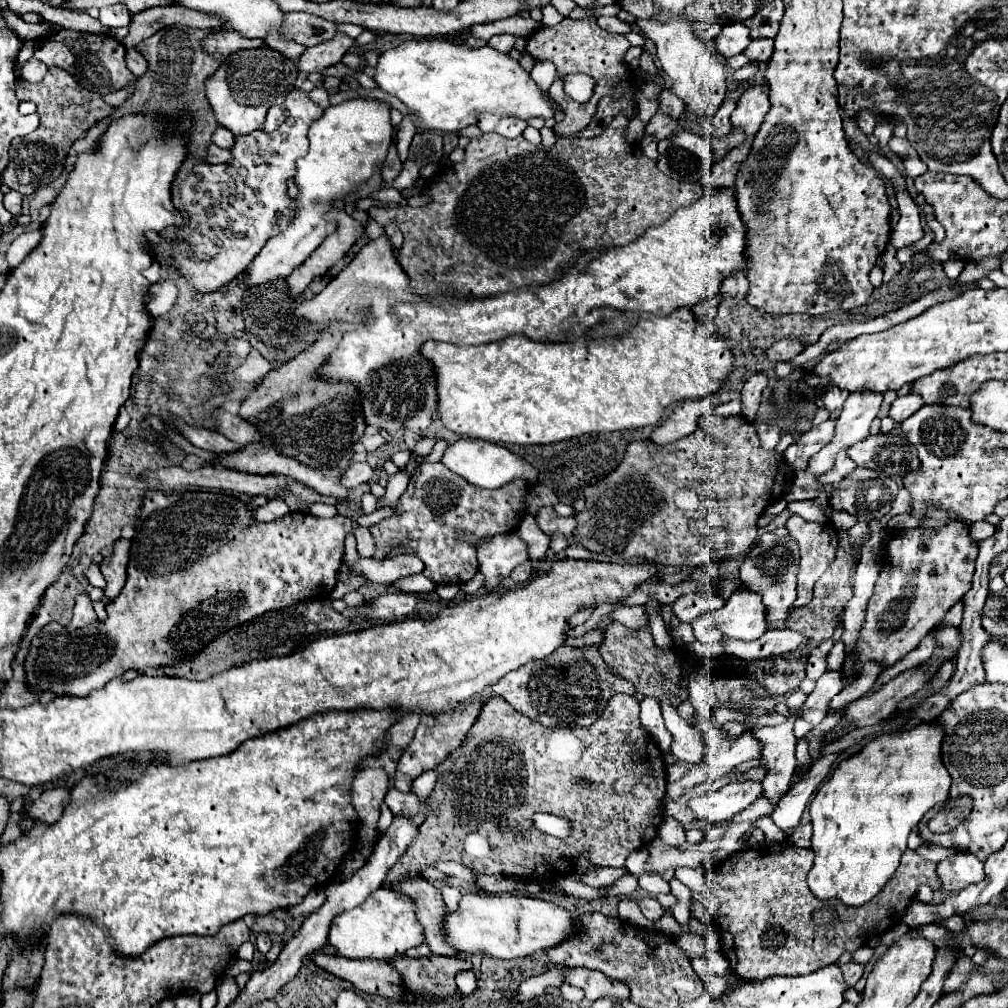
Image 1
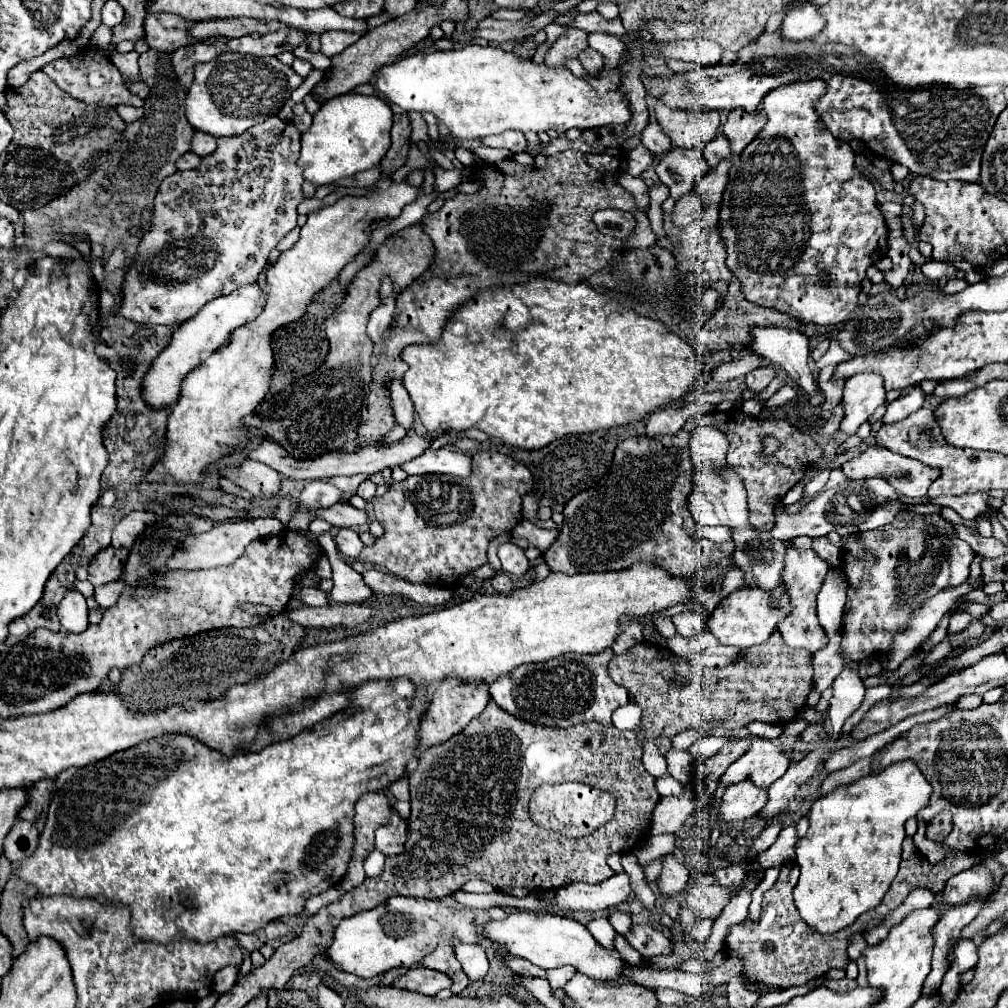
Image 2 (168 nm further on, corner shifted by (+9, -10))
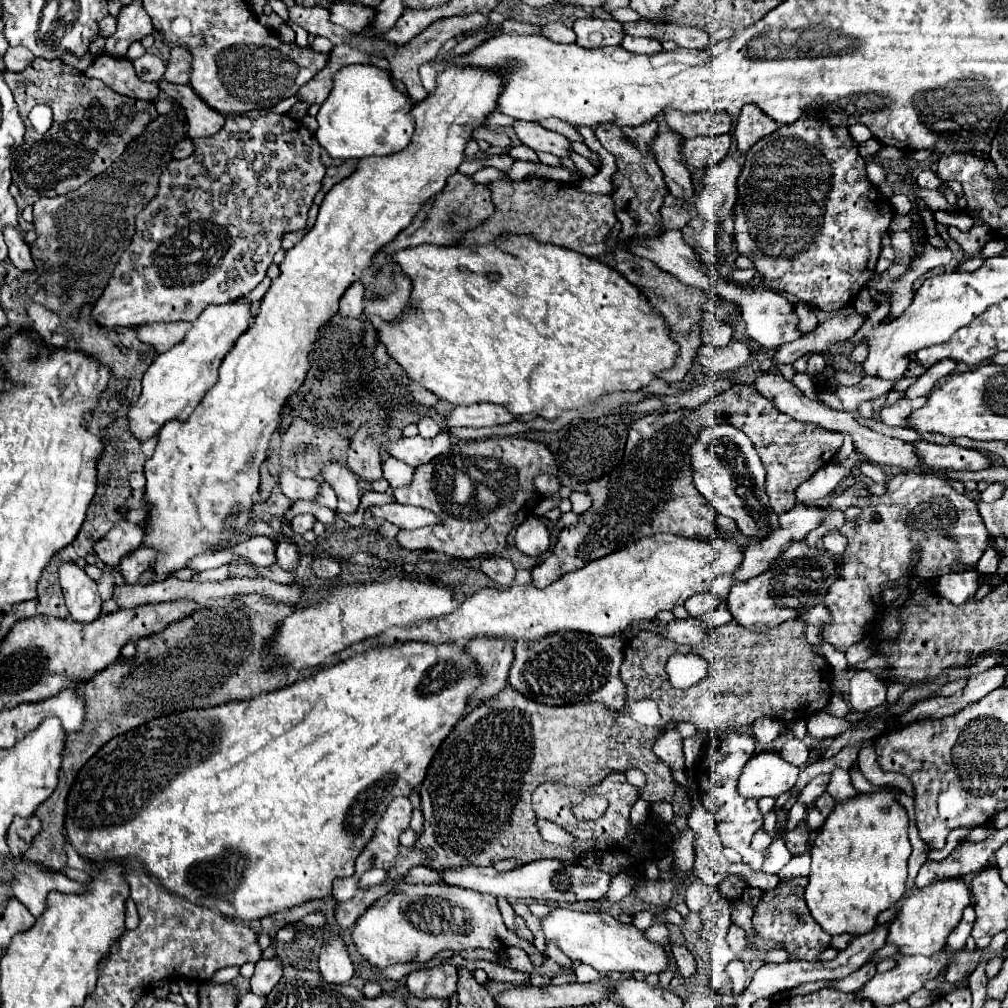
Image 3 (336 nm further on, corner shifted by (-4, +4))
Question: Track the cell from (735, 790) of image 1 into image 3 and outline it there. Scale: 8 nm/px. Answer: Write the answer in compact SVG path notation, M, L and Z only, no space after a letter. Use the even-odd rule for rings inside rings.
M762 751L746 763L738 781L738 791L752 799L776 799L796 785L798 773L800 769L786 763L776 751Z

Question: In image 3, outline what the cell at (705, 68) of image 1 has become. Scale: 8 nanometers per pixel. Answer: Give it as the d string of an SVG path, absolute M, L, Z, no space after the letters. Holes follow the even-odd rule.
M666 111L664 119L670 131L676 131L684 139L692 137L714 137L720 133L728 133L732 127L732 119L728 113L678 113Z

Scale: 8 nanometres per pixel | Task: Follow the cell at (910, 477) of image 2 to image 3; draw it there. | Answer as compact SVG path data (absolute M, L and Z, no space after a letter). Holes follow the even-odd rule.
M918 441L914 445L918 449L918 457L926 461L924 465L926 471L944 471L944 469L980 471L994 463L994 459L976 449L964 449L956 445L936 445L928 441Z

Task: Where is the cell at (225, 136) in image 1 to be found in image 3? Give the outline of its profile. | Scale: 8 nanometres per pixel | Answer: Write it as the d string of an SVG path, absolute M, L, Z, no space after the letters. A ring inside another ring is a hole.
M160 81L160 89L164 93L168 93L172 99L176 99L184 111L186 111L186 119L188 119L188 137L190 139L198 139L198 137L212 137L214 133L218 133L218 129L222 129L224 125L224 115L210 109L194 91L190 85L174 85L174 83L166 83Z

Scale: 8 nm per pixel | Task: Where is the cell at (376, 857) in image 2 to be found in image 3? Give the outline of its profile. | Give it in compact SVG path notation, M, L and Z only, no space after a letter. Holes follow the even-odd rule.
M370 869L366 875L362 875L358 879L358 891L366 891L366 887L374 887L378 883L384 883L388 877L388 873L384 869Z

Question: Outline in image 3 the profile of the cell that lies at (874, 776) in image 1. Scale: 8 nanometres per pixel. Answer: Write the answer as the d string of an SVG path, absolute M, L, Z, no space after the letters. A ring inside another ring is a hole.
M884 789L880 793L856 795L854 799L838 803L822 825L822 831L816 835L810 851L812 871L804 891L804 899L814 921L828 935L848 933L852 937L858 937L870 933L876 927L876 917L882 911L894 907L906 891L910 851L912 847L908 841L908 815L904 807L896 803L894 793Z

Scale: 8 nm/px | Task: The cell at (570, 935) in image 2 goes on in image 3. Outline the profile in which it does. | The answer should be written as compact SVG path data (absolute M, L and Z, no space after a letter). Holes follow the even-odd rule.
M552 907L550 917L542 919L542 929L546 939L558 943L558 947L574 961L592 965L598 973L622 973L622 971L640 971L648 973L662 973L668 969L670 957L664 951L664 945L652 943L644 937L640 929L632 923L624 925L618 919L610 917L608 913L594 913L594 911L572 911L566 907Z

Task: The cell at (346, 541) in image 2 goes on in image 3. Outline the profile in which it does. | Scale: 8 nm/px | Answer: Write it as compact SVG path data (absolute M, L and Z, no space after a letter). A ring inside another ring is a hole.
M328 461L322 465L322 479L336 491L338 495L338 511L342 513L354 513L360 505L360 495L358 495L358 479L354 473L338 463L338 461Z

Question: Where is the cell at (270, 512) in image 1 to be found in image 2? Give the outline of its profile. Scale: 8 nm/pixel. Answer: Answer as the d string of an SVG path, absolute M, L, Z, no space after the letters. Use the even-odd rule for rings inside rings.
M273 517L219 523L211 531L195 535L193 539L189 539L189 543L185 543L185 549L181 551L181 555L177 555L177 559L173 559L173 563L169 563L169 567L177 567L177 569L205 569L205 567L229 565L235 559L239 559L239 555L245 551L245 547L253 539L263 539L263 537L269 537L269 535L277 535L277 533L281 533L281 529L283 529L281 521L273 519Z

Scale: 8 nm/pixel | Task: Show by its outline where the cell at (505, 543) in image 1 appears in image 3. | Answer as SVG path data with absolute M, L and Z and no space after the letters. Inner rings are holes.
M538 517L526 519L516 529L516 547L530 557L542 555L550 547L550 531L546 523Z

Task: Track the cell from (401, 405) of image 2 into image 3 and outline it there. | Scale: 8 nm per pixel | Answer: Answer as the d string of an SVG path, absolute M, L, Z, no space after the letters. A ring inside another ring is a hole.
M424 417L424 421L420 421L420 425L418 425L418 431L420 431L420 437L432 439L440 433L440 427L430 417Z

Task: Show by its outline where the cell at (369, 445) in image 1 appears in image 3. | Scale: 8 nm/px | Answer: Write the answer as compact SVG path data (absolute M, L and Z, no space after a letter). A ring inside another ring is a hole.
M411 383L412 387L412 395L414 395L414 399L418 401L418 403L422 403L422 405L426 405L428 407L434 406L438 402L438 397L431 393L430 391L424 389L419 383Z

